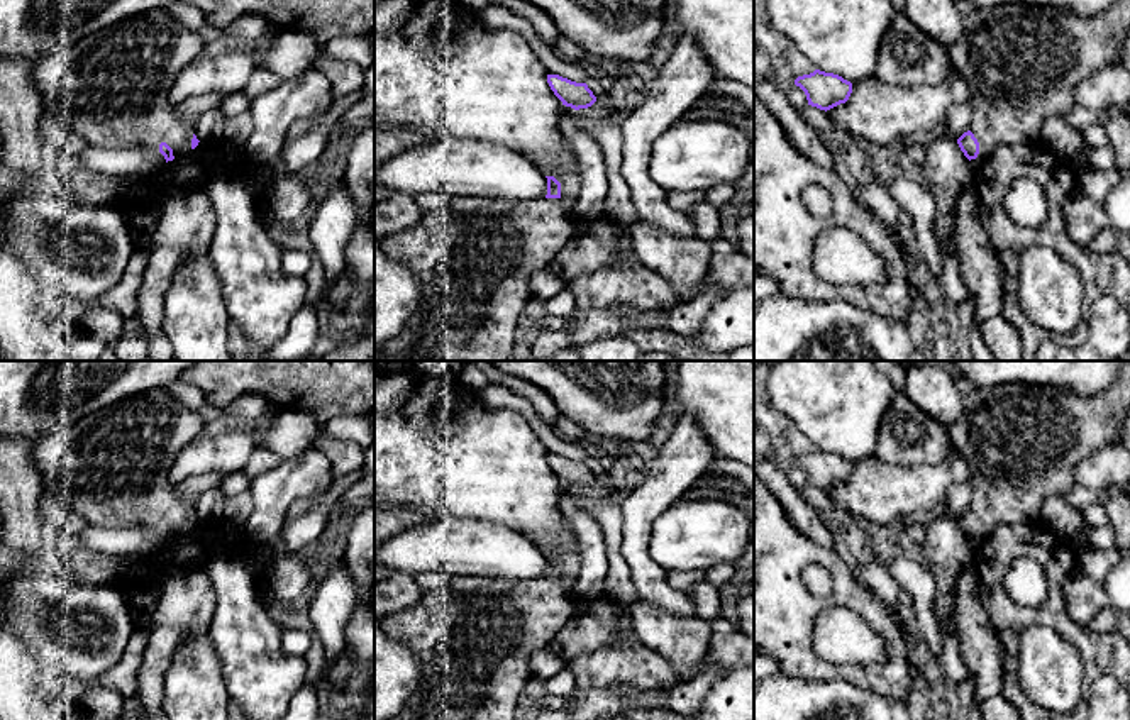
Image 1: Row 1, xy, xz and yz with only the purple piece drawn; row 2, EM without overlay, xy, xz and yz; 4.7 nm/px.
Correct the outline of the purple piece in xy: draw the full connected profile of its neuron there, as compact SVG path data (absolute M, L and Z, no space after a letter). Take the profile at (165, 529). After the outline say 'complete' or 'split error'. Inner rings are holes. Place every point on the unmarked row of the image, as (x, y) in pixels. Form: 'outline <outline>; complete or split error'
outline M158 386L53 430L34 444L30 457L44 486L90 523L112 529L147 527L168 542L200 522L174 493L168 473L185 446L198 439L203 424L166 386Z; split error

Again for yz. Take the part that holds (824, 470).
outline M820 449L798 456L795 464L805 471L808 485L825 491L840 483L845 483L852 473L850 461L839 454L825 452Z; complete

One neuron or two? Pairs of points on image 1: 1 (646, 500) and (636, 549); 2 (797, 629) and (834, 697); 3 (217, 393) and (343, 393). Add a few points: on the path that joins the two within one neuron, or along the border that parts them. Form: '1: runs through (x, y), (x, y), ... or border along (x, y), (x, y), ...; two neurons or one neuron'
1: runs through (639, 512), (636, 537); one neuron
2: border along (786, 675), (807, 680), (844, 680), (864, 690); two neurons
3: runs through (248, 380), (312, 380); one neuron

